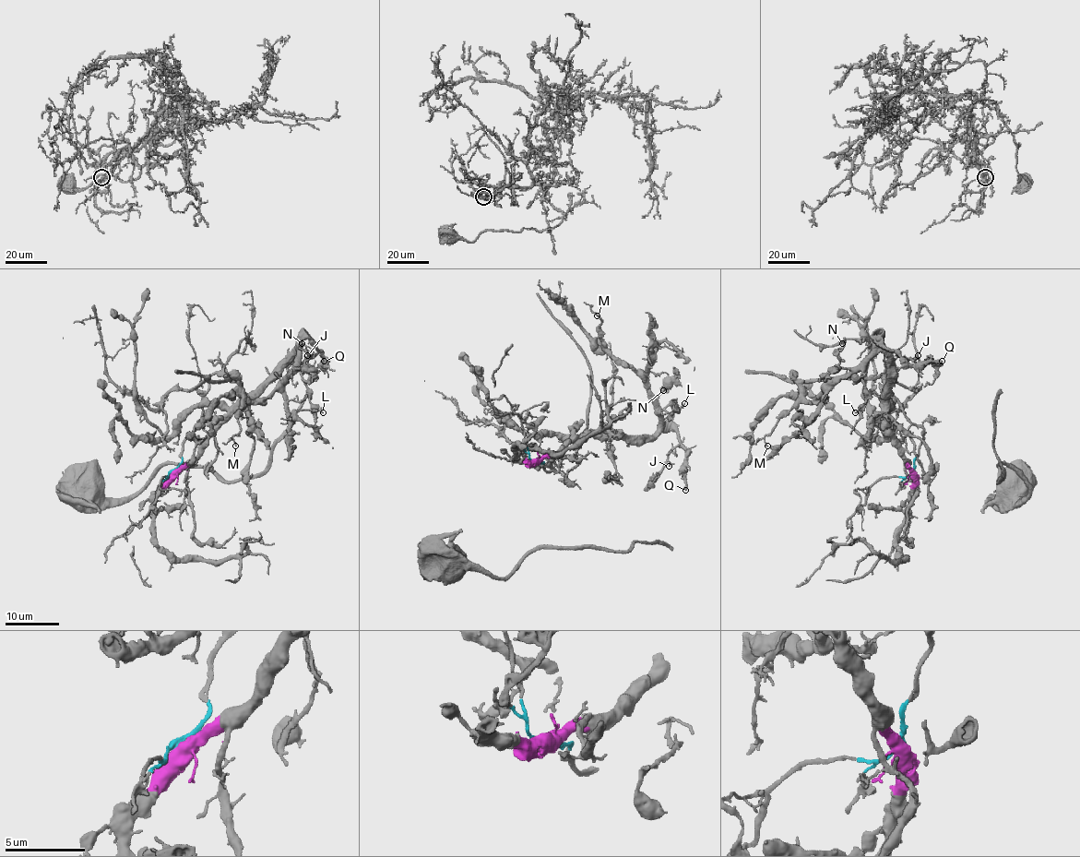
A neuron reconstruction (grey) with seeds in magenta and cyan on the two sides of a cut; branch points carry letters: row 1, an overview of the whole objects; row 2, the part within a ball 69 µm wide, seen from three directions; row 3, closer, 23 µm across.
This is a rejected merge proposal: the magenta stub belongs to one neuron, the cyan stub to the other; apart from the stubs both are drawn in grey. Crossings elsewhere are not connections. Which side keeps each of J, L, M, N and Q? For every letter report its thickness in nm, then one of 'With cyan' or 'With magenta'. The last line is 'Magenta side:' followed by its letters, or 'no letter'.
J: Thickness 110 nm. With magenta
L: Thickness 110 nm. With magenta
M: Thickness 120 nm. With magenta
N: Thickness 130 nm. With magenta
Q: Thickness 360 nm. With magenta
Magenta side: J, L, M, N, Q

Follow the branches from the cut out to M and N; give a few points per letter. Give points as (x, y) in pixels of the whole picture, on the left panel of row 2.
M: (172, 471), (296, 351), (281, 382), (244, 403), (236, 446)
N: (172, 471), (189, 462), (200, 446), (296, 351), (296, 369), (301, 369), (307, 355), (302, 343)

